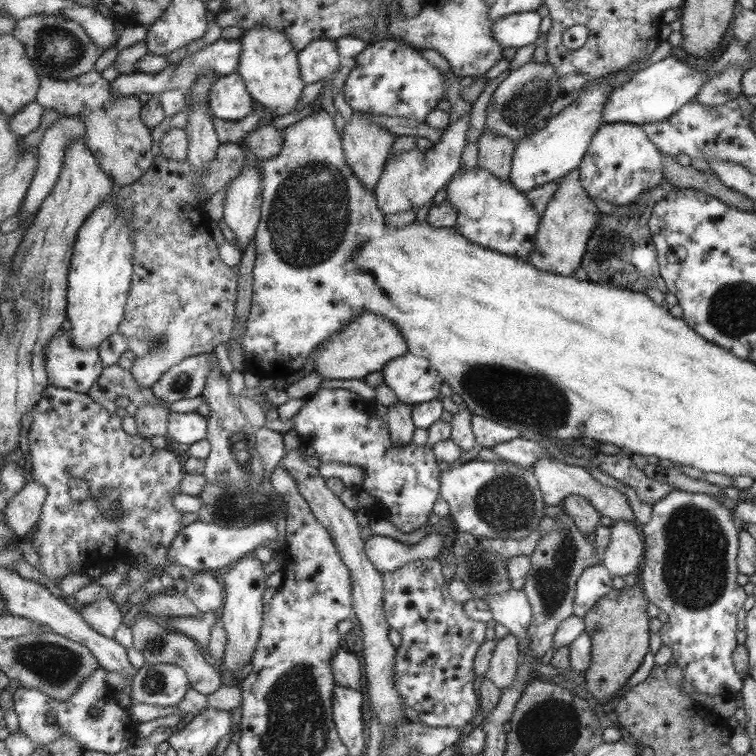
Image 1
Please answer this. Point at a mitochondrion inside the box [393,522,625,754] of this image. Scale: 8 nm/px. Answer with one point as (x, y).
(549, 714)

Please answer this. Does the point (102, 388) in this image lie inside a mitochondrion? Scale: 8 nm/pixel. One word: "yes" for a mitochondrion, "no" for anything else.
no

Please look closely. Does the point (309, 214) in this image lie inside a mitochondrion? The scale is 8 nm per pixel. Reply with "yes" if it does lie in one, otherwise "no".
yes

